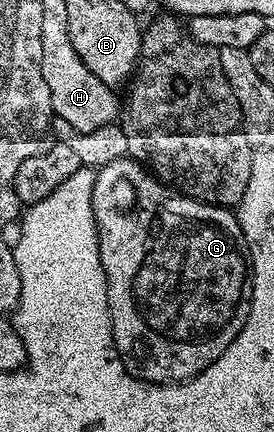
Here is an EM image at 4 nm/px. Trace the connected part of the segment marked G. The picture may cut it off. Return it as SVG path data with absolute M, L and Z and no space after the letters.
M128 157L119 161L111 161L109 167L100 168L95 181L93 212L97 222L103 273L107 277L107 297L109 298L113 341L116 343L118 351L130 364L138 363L138 367L135 367L136 374L149 383L183 383L186 379L193 379L229 348L231 341L235 341L235 337L243 329L243 325L251 313L251 301L253 300L251 260L247 254L241 222L228 207L217 207L214 203L200 203L197 199L182 195L180 191L167 189L156 175L142 167L136 159Z

